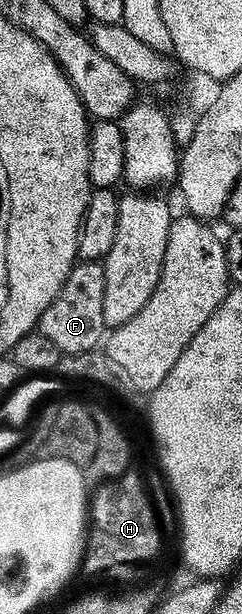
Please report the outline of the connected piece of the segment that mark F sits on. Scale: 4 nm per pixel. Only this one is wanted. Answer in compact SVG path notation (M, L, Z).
M81 262L74 266L67 284L63 284L51 308L43 312L39 333L47 336L47 340L51 340L51 344L55 344L62 355L94 353L107 334L103 320L103 296L107 296L104 265L101 262Z

